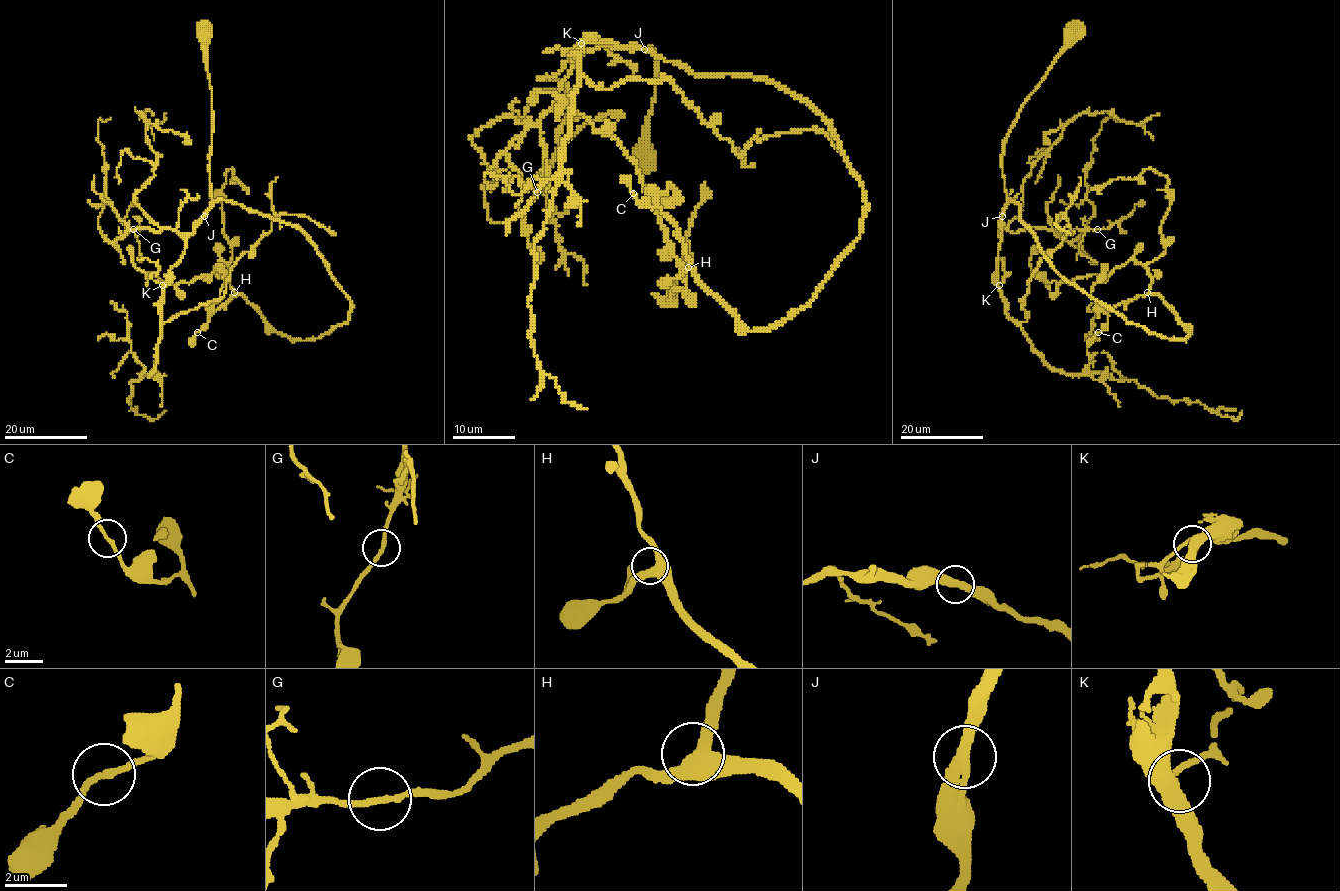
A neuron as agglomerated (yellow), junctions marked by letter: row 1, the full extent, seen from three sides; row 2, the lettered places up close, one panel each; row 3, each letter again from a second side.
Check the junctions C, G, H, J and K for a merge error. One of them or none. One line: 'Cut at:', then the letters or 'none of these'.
Cut at: none of these

